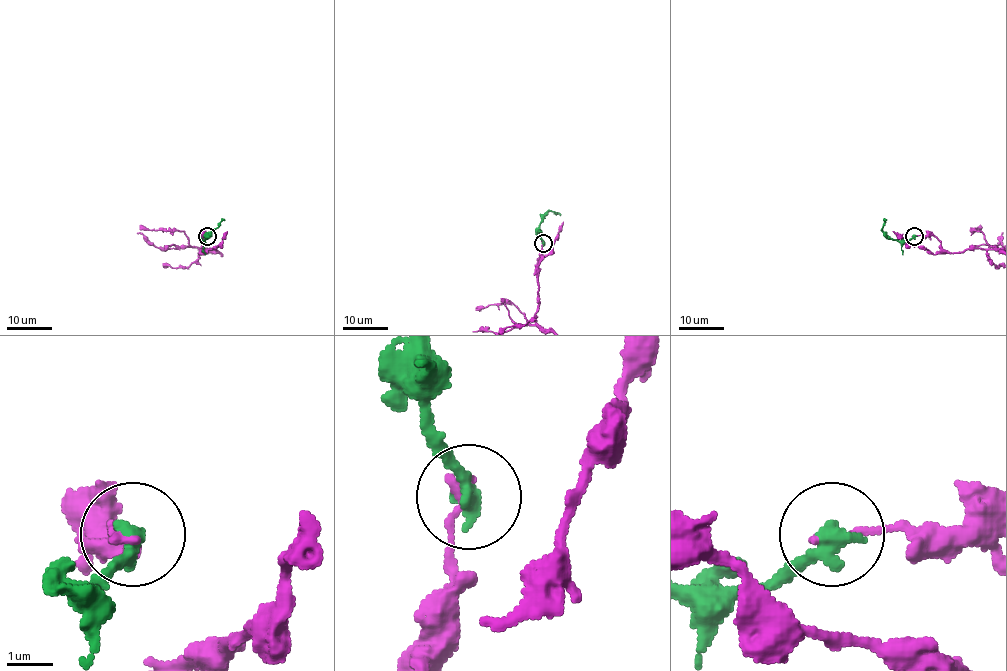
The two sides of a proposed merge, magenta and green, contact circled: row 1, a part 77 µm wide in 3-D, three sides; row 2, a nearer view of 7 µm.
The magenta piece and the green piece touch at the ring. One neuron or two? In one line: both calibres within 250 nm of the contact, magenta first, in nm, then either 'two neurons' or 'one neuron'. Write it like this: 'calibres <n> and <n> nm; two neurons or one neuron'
calibres 200 and 420 nm; two neurons

